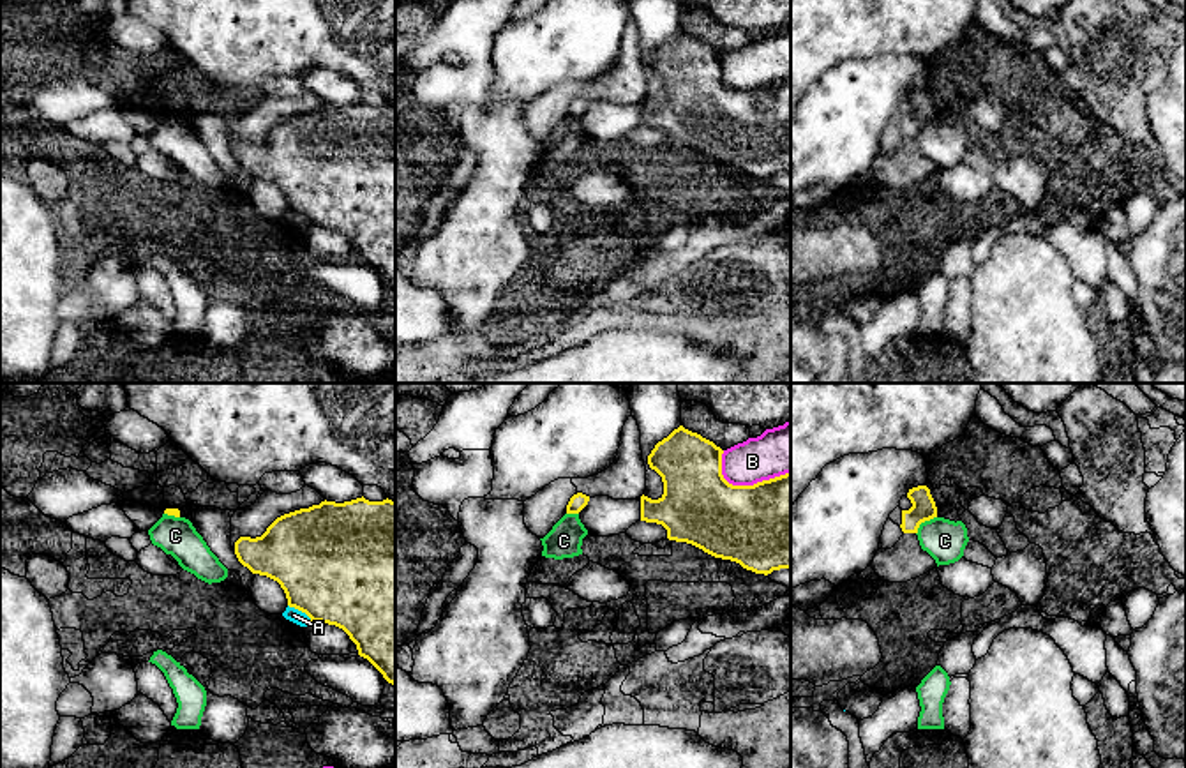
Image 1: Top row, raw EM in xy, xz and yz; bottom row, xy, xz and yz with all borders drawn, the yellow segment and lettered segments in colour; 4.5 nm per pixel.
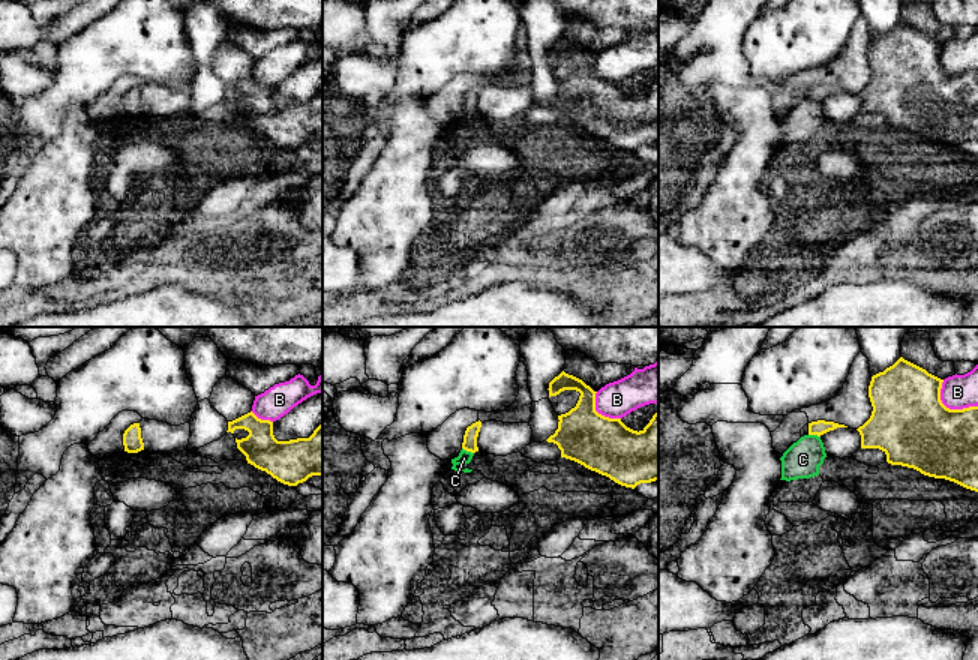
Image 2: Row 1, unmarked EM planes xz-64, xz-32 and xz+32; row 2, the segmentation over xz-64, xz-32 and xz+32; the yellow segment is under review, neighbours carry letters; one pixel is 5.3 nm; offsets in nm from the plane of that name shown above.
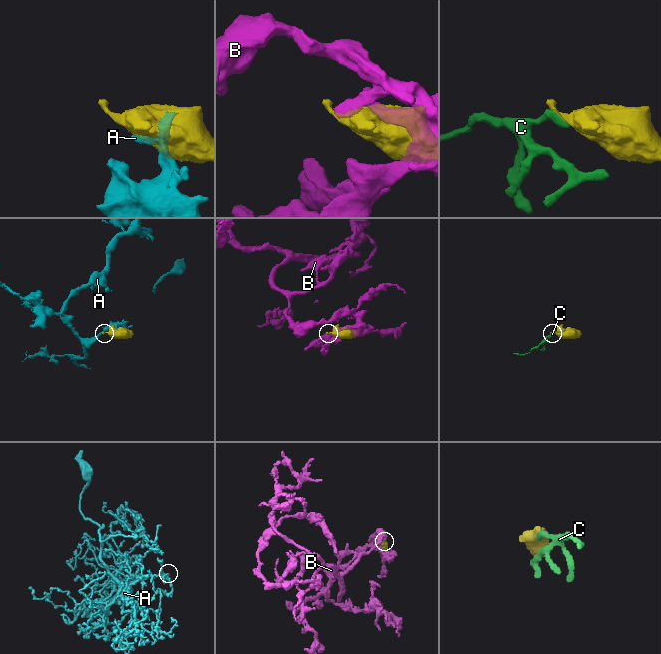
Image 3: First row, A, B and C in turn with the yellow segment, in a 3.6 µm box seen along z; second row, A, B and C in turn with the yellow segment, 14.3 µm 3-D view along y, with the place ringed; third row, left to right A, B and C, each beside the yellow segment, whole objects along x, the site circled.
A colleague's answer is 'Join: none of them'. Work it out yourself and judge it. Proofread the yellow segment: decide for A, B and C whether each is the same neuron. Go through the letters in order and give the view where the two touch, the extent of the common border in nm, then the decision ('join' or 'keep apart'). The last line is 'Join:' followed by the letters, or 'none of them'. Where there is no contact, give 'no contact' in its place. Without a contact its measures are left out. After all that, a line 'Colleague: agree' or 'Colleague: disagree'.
A: meets yellow in xy; contact 130 nm long; keep apart
B: meets yellow in xz; contact 340 nm long; keep apart
C: meets yellow in yz; contact 130 nm long; keep apart
Join: none of them
Colleague: agree

